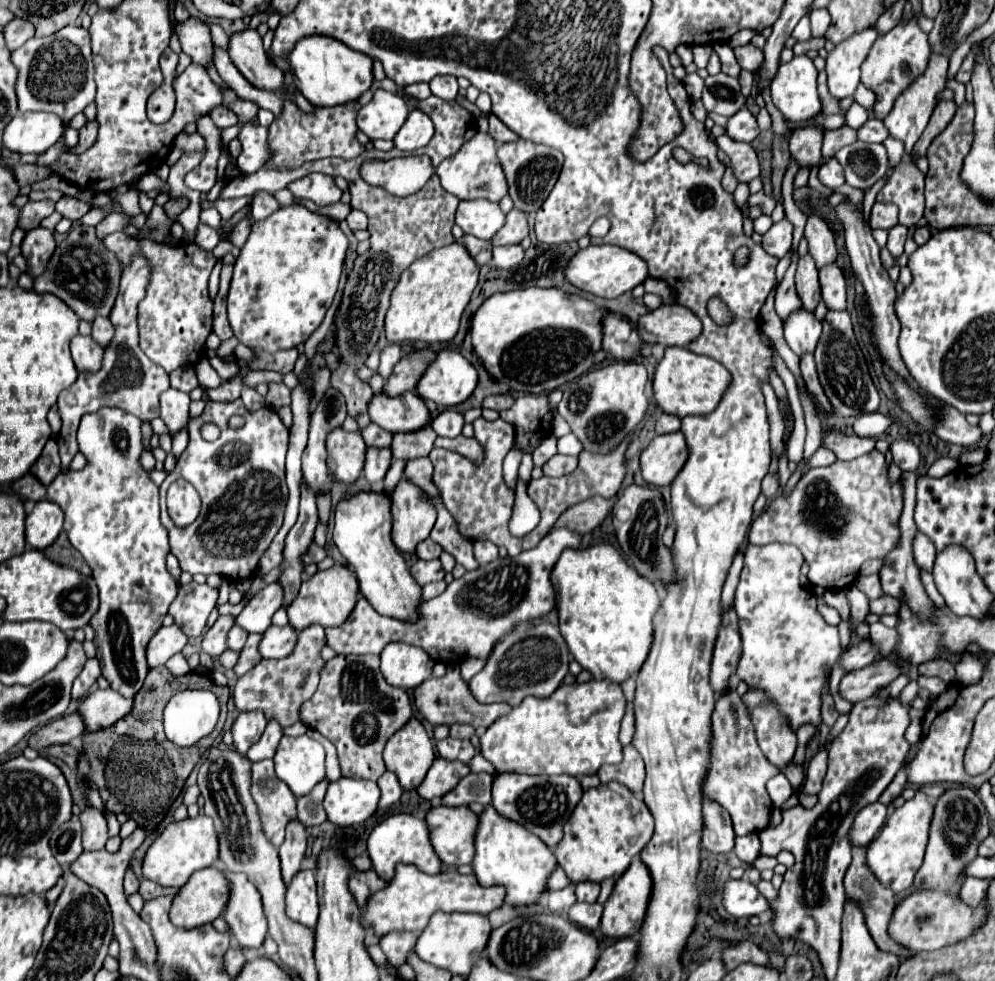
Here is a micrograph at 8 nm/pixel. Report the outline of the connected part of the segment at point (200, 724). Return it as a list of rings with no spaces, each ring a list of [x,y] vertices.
[[[181,691],[165,709],[165,735],[181,747],[209,735],[217,723],[219,702],[211,691]]]

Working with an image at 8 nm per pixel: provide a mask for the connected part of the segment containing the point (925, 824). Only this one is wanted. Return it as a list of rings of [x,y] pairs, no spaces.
[[[917,791],[913,799],[905,801],[903,807],[895,809],[889,815],[889,821],[883,825],[877,839],[867,847],[867,863],[871,871],[881,881],[881,885],[891,889],[893,893],[901,893],[913,885],[915,873],[923,863],[933,811],[935,811],[935,803],[929,801],[929,797],[923,791]]]

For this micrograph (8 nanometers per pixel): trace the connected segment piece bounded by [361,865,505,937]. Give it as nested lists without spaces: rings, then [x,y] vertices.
[[[397,865],[397,873],[387,889],[371,895],[365,913],[361,915],[363,927],[373,927],[375,933],[381,937],[389,931],[411,931],[421,933],[429,917],[437,911],[463,911],[463,913],[479,913],[489,915],[491,911],[503,905],[505,889],[501,885],[481,887],[475,875],[461,875],[457,869],[441,871],[437,875],[427,875],[415,869],[413,865]]]

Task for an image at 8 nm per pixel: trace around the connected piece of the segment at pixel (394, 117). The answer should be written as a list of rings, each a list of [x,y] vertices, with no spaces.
[[[377,89],[373,99],[357,113],[357,127],[371,139],[393,139],[409,115],[401,95]]]

